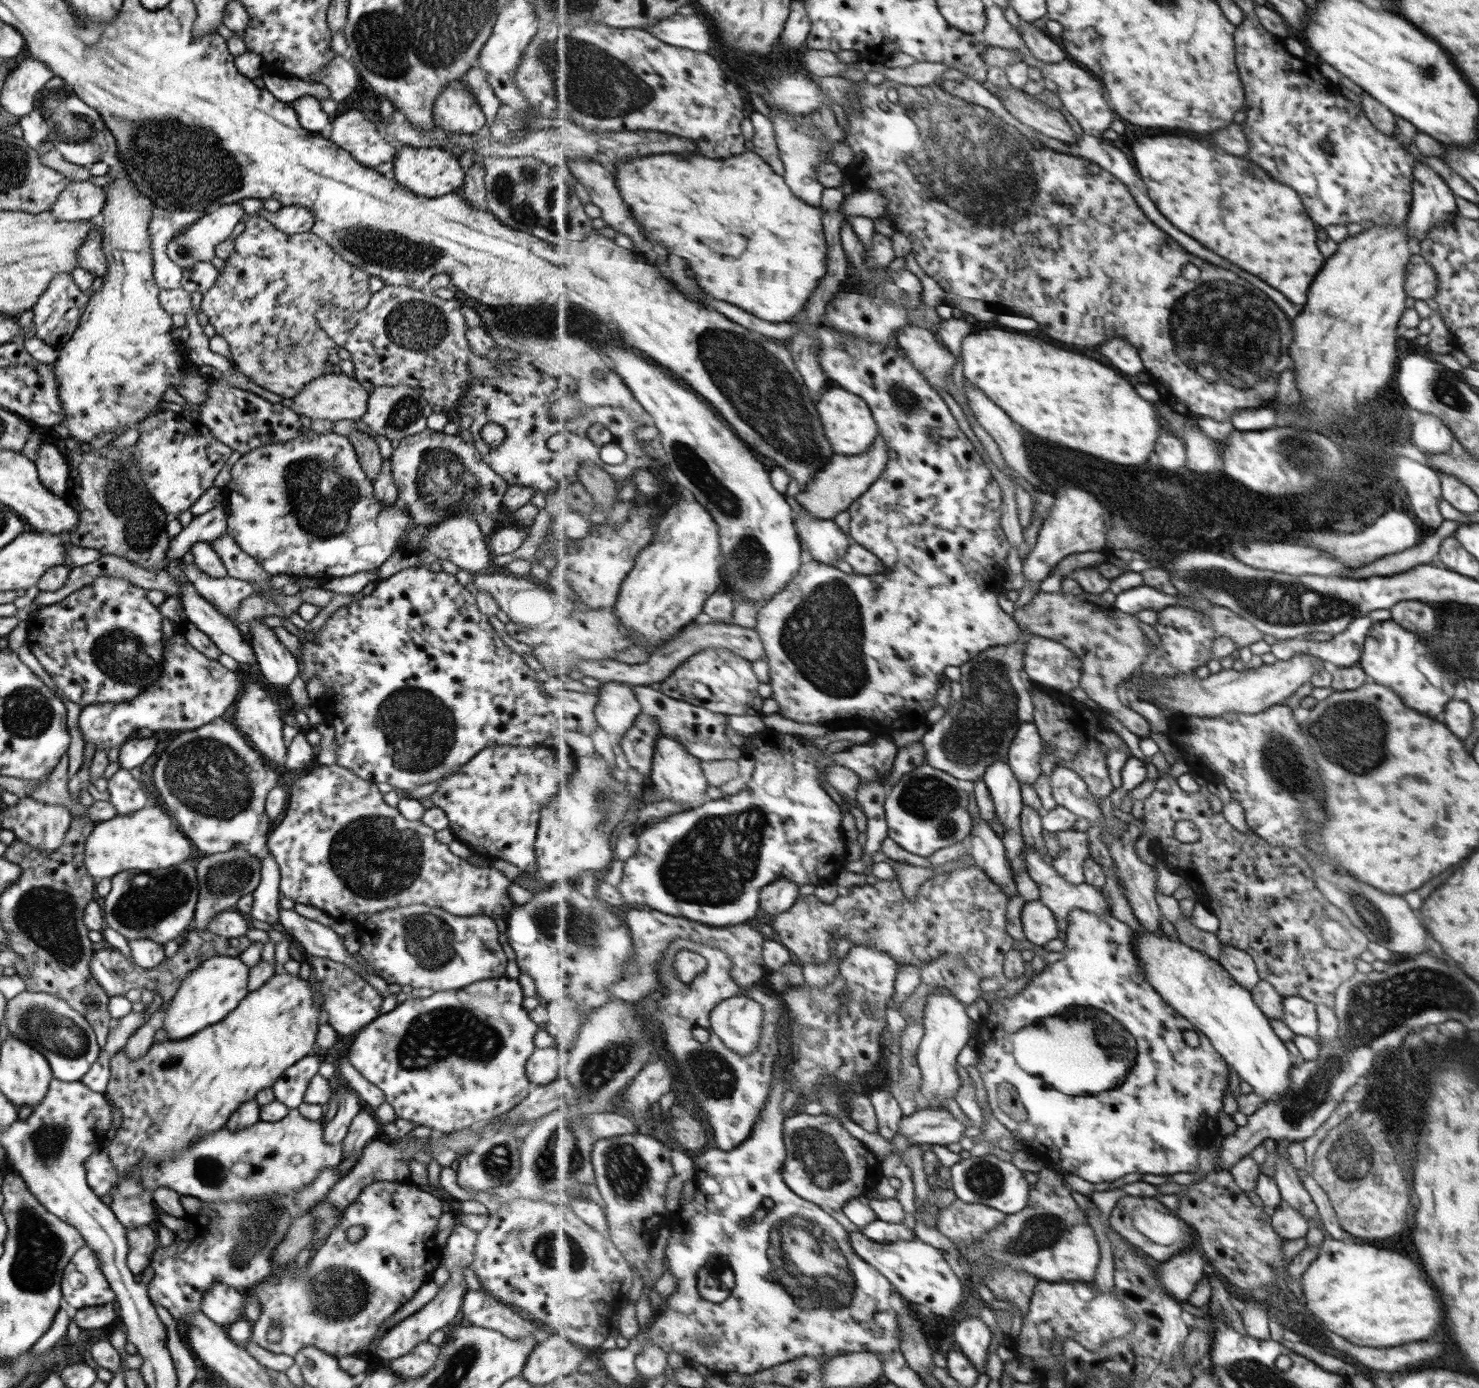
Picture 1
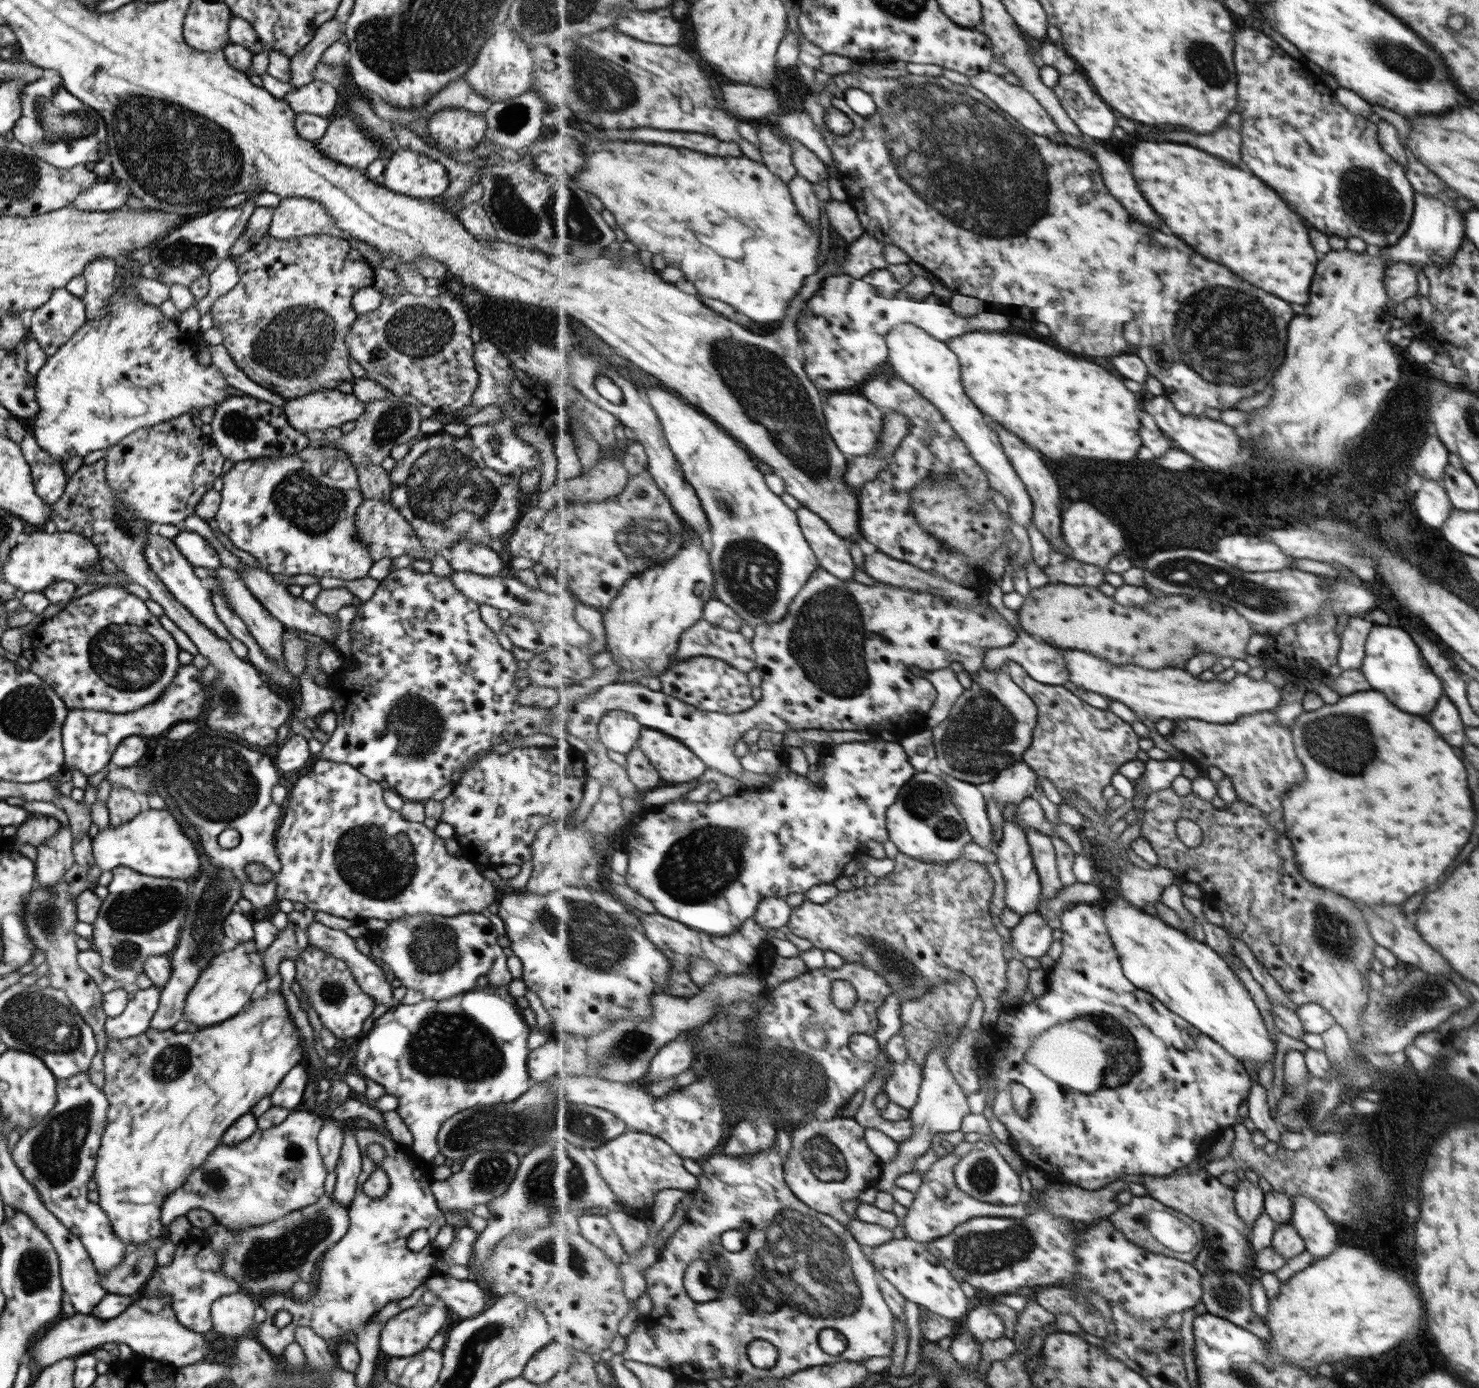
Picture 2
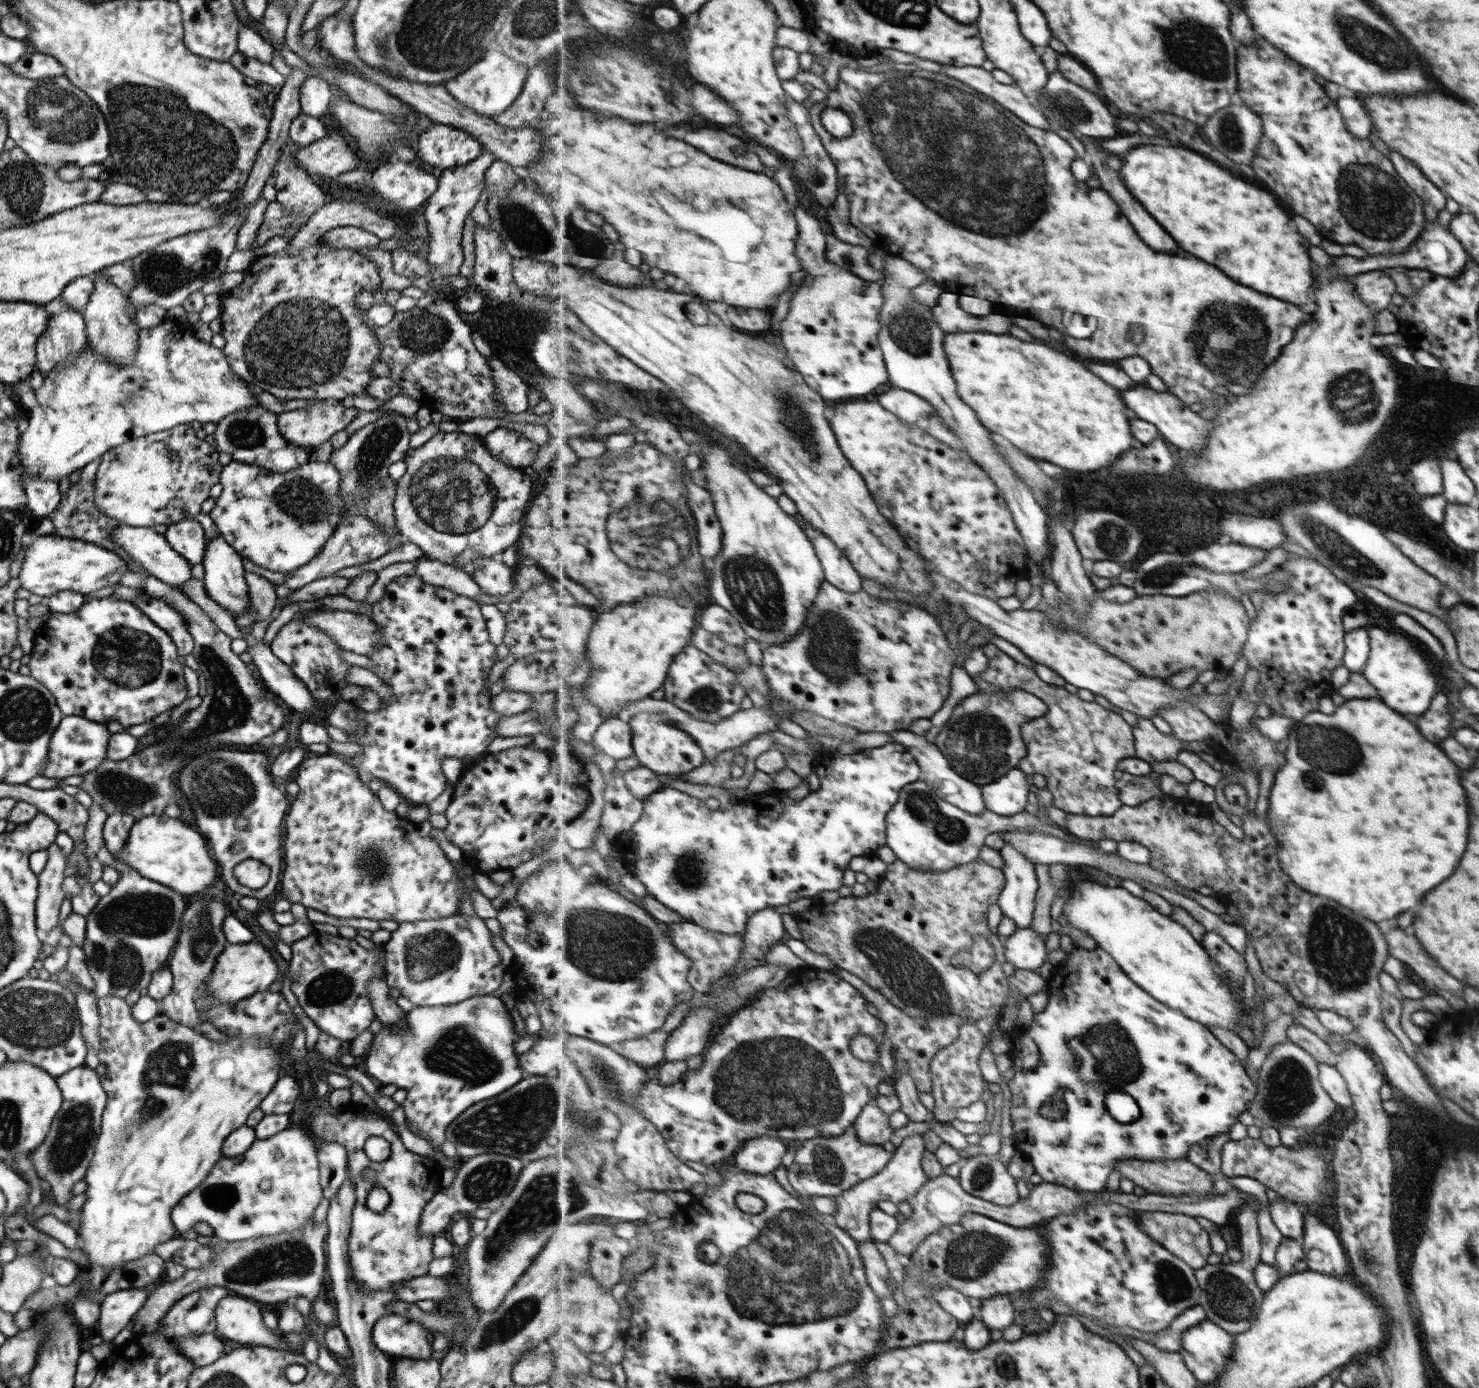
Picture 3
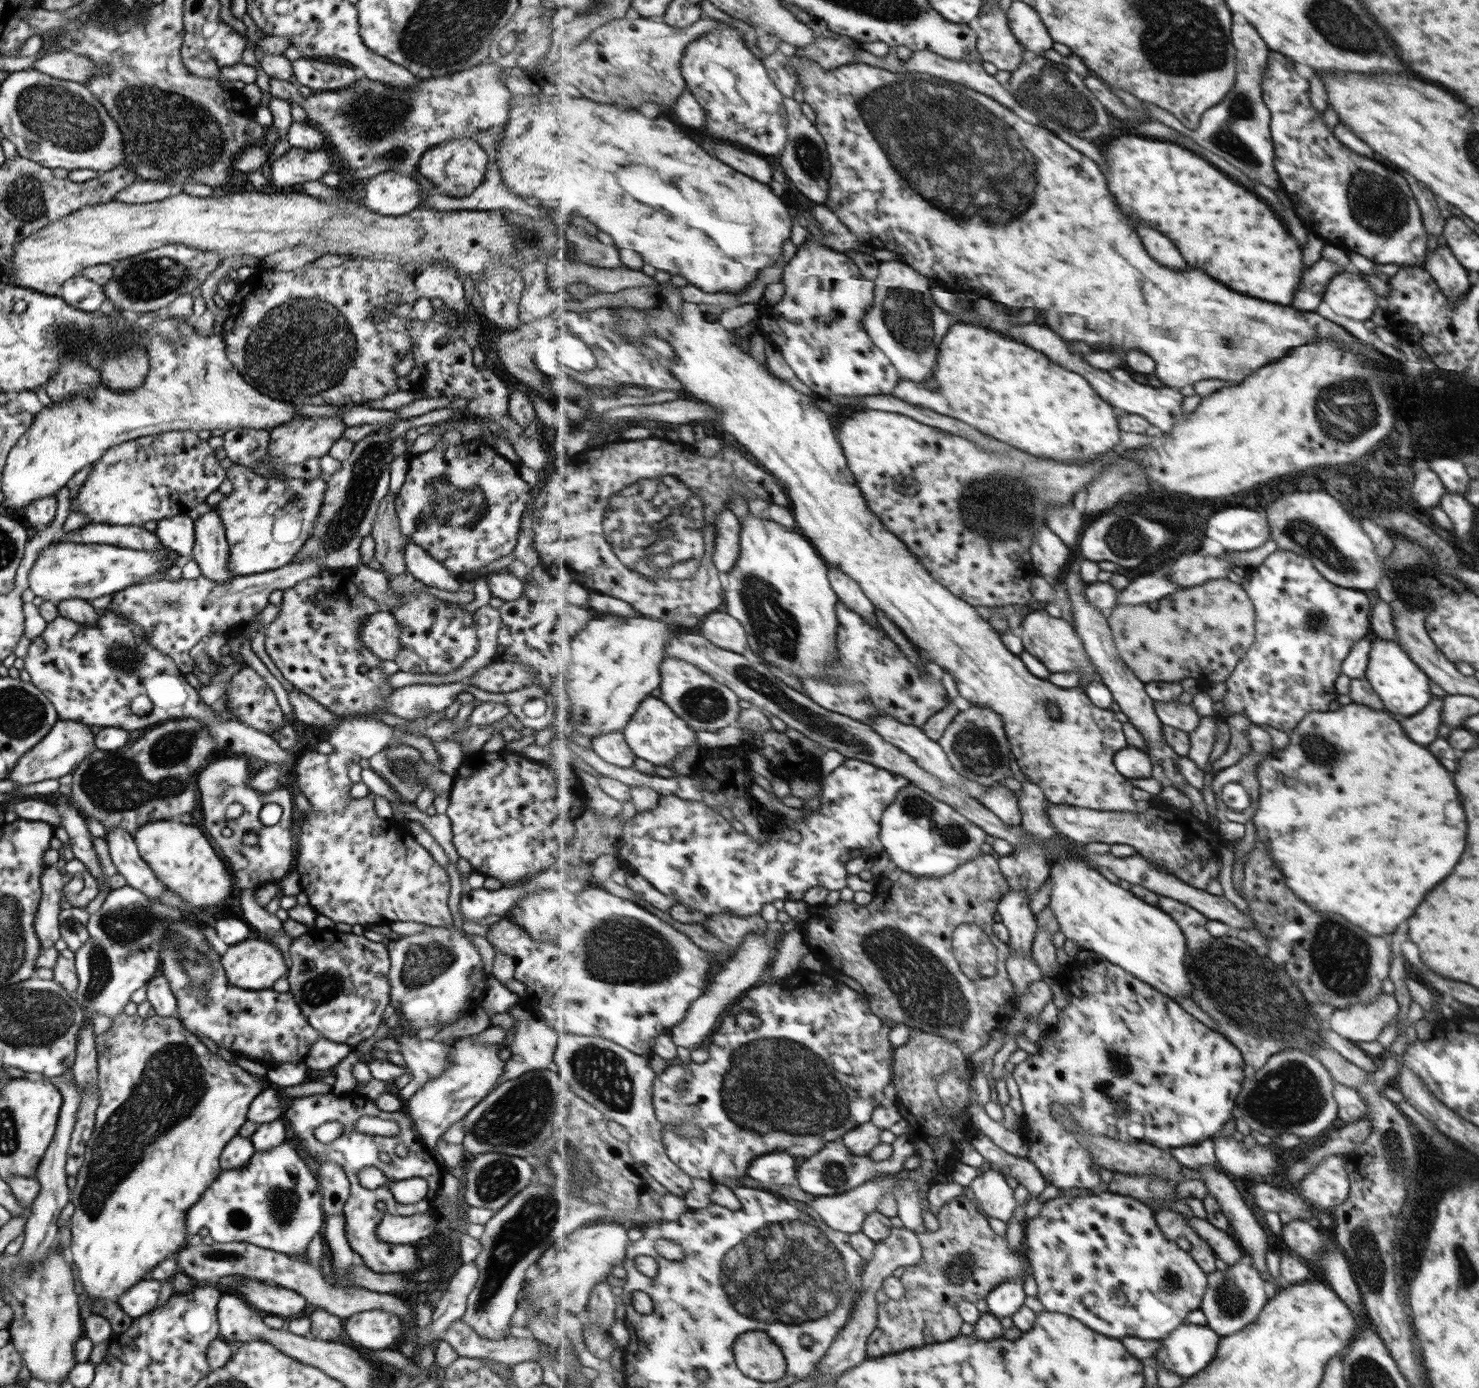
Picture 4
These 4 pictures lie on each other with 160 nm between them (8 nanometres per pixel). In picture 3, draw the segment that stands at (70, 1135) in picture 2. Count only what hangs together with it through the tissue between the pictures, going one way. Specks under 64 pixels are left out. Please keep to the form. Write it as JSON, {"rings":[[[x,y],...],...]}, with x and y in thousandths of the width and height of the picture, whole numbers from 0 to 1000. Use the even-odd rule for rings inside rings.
{"rings":[[[56,768],[48,769],[37,777],[42,790],[40,800],[36,805],[33,815],[28,825],[16,834],[21,837],[25,849],[33,854],[36,865],[46,873],[45,875],[46,883],[51,886],[54,880],[54,872],[45,871],[44,867],[49,862],[49,855],[53,851],[56,850],[57,842],[60,840],[60,836],[63,833],[68,814],[68,803],[72,790],[68,784],[65,772],[61,769]]]}

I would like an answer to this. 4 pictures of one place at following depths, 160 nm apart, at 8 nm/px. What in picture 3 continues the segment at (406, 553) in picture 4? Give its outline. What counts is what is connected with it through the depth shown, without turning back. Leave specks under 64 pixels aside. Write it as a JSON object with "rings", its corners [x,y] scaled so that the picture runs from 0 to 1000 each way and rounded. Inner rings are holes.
{"rings":[[[287,401],[280,404],[280,414],[284,415],[287,421],[302,424],[310,429],[319,432],[326,427],[319,415],[314,413],[311,408],[302,407]]]}

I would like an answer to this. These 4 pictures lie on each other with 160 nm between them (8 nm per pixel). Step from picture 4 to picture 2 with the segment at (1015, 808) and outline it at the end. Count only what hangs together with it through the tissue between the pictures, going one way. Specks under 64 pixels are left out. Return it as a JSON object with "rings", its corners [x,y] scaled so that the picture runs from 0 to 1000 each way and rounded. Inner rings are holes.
{"rings":[[[692,548],[686,549],[682,554],[677,555],[671,563],[673,578],[690,579],[694,575],[700,573],[703,561]]]}

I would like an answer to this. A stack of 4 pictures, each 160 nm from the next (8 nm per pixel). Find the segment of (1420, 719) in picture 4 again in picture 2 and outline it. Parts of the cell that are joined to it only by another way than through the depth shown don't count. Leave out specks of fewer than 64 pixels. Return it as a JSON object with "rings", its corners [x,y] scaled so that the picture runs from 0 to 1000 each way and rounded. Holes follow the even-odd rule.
{"rings":[[[974,501],[974,507],[966,514],[966,522],[978,536],[986,537],[989,535],[989,522],[984,509],[977,501]]]}

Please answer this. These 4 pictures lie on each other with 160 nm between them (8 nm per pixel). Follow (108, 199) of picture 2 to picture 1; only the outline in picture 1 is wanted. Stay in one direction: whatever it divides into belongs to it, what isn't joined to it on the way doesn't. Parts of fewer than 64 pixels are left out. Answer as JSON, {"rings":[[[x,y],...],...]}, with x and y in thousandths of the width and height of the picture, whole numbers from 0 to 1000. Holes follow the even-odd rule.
{"rings":[[[60,130],[49,131],[44,135],[43,139],[34,148],[33,154],[44,160],[67,158],[71,148],[71,138]]]}

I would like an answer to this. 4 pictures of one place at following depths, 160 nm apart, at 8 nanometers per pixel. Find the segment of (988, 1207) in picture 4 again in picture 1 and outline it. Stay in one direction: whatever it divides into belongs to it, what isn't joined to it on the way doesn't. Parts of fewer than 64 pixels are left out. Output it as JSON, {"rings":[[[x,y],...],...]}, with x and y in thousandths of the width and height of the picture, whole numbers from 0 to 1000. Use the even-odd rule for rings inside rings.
{"rings":[[[671,831],[656,833],[653,836],[650,835],[642,843],[644,853],[643,857],[648,865],[657,867],[670,868],[680,875],[690,873],[695,869],[698,853],[693,850],[693,844],[689,843],[684,837],[680,837],[680,836],[677,836],[677,834],[674,834],[674,833]]]}

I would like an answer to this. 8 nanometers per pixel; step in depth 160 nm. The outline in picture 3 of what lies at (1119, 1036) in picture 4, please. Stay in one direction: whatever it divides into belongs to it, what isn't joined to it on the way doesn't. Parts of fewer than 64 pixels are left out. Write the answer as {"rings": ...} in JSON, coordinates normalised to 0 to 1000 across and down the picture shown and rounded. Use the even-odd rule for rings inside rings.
{"rings":[[[742,679],[739,684],[734,684],[734,683],[728,681],[723,687],[724,687],[724,690],[721,690],[720,692],[721,696],[723,696],[723,697],[721,697],[721,703],[725,703],[725,706],[721,706],[723,710],[720,710],[719,718],[715,718],[715,715],[709,716],[709,721],[707,727],[698,731],[698,737],[696,740],[688,738],[684,743],[684,746],[689,749],[689,752],[691,755],[690,757],[686,760],[685,766],[684,767],[686,773],[686,776],[682,780],[682,784],[685,790],[682,803],[684,813],[686,813],[687,829],[692,831],[696,837],[699,839],[700,845],[703,847],[706,852],[718,854],[723,857],[726,857],[727,858],[744,859],[744,857],[747,857],[748,854],[749,854],[750,847],[751,847],[753,843],[755,843],[754,840],[757,836],[782,837],[782,836],[803,835],[803,830],[809,825],[809,823],[812,823],[812,821],[830,816],[831,811],[837,808],[836,804],[838,804],[840,800],[842,800],[842,797],[843,797],[844,793],[848,790],[849,782],[847,780],[842,774],[840,767],[836,767],[835,760],[828,754],[826,753],[826,751],[817,743],[817,740],[815,740],[810,735],[807,735],[801,732],[801,729],[792,726],[790,724],[786,723],[786,722],[782,720],[782,718],[778,718],[777,715],[771,712],[771,710],[769,710],[766,705],[763,705],[763,701],[758,697],[757,695],[755,695],[755,692],[744,680]],[[744,738],[746,738],[746,739],[748,739],[748,738],[757,738],[757,741],[759,741],[759,742],[765,746],[765,749],[767,751],[769,758],[773,759],[773,761],[771,761],[771,767],[773,767],[771,777],[769,777],[769,780],[766,780],[766,781],[763,781],[763,782],[761,784],[761,787],[763,787],[766,791],[770,793],[770,797],[771,797],[771,800],[773,800],[773,801],[771,801],[771,805],[764,810],[755,808],[755,805],[753,805],[753,803],[750,802],[749,796],[748,795],[748,787],[747,787],[747,785],[744,787],[744,784],[740,784],[740,782],[743,782],[743,780],[736,780],[734,781],[734,779],[730,775],[730,772],[728,770],[728,767],[726,764],[728,762],[723,757],[723,749],[738,745],[738,742],[739,742],[740,739],[744,739]],[[715,787],[717,787],[717,790],[721,795],[721,801],[719,805],[711,807],[711,805],[707,805],[707,804],[704,803],[704,800],[705,800],[705,795],[707,795],[708,793],[711,793]]]}

